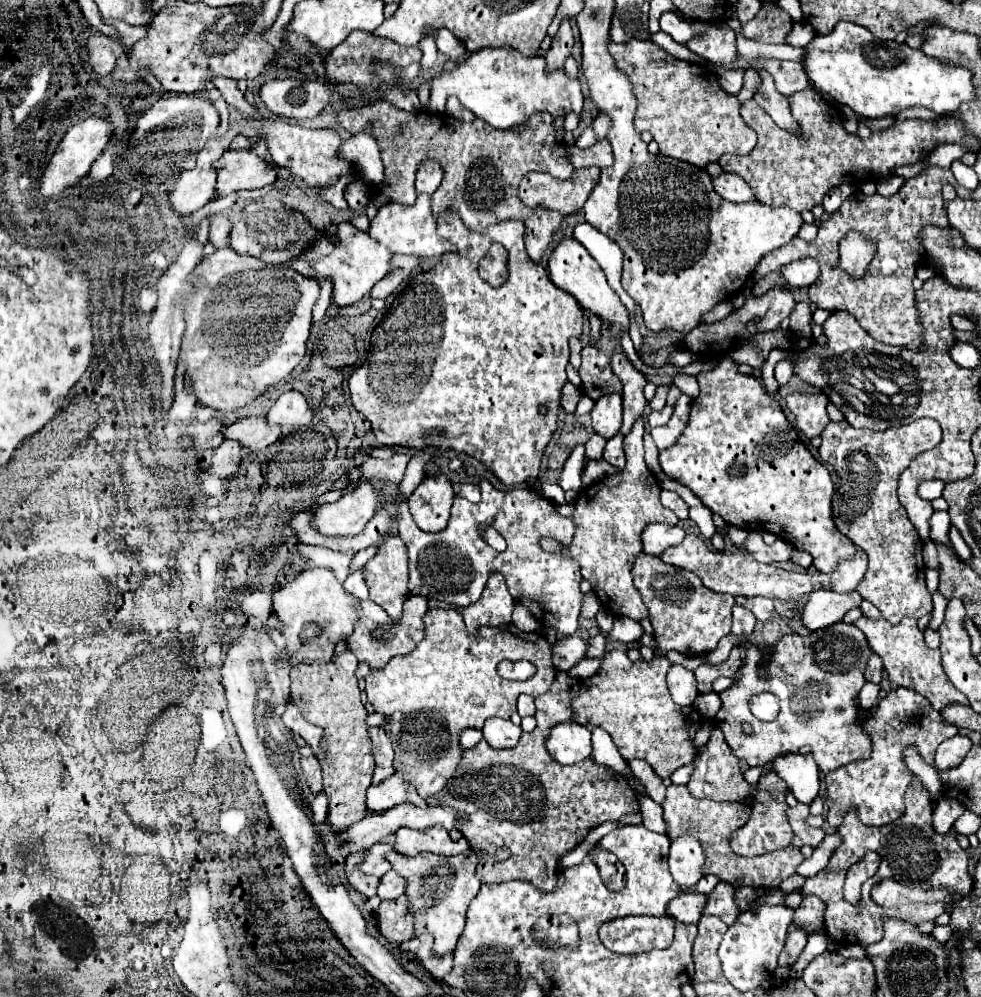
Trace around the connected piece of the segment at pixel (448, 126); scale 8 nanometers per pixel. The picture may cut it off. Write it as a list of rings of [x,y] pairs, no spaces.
[[[376,102],[372,106],[338,110],[336,122],[350,134],[362,132],[366,122],[374,122],[374,134],[384,162],[384,180],[376,186],[374,200],[410,204],[416,200],[414,176],[424,160],[436,160],[442,166],[444,178],[432,196],[432,214],[446,210],[456,212],[474,232],[484,232],[496,220],[520,220],[526,226],[526,250],[530,258],[540,264],[542,254],[552,242],[556,228],[562,222],[560,212],[544,210],[542,206],[528,208],[518,198],[518,184],[528,172],[546,172],[554,178],[570,178],[574,166],[568,162],[566,146],[556,138],[552,114],[532,114],[520,130],[496,130],[484,120],[460,122],[448,114],[404,112],[390,102]]]

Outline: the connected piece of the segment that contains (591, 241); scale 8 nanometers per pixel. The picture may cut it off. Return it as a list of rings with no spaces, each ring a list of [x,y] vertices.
[[[578,224],[574,228],[574,238],[590,252],[590,256],[600,264],[600,268],[604,270],[610,288],[618,294],[618,298],[622,300],[622,304],[626,306],[628,314],[630,314],[630,338],[634,342],[636,348],[642,346],[642,334],[640,334],[640,322],[638,322],[638,308],[636,302],[626,294],[626,290],[620,284],[620,274],[622,274],[622,250],[616,242],[612,242],[608,236],[600,234],[594,226]]]

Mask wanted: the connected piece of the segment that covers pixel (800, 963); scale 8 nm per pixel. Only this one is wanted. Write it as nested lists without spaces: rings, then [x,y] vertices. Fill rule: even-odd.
[[[820,932],[812,934],[812,936],[808,938],[808,944],[806,944],[806,948],[802,950],[800,958],[796,960],[796,964],[790,966],[790,978],[800,978],[802,970],[808,966],[808,962],[810,962],[812,958],[816,958],[820,952],[826,950],[826,944],[828,944],[828,938],[826,938],[824,934],[820,934]]]

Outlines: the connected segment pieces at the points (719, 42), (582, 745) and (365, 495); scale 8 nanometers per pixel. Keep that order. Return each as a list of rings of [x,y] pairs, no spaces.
[[[724,22],[712,24],[704,38],[688,42],[686,48],[712,64],[734,64],[739,59],[735,32]]]
[[[574,722],[556,724],[546,738],[546,750],[560,764],[576,764],[592,752],[590,730]]]
[[[372,484],[360,486],[354,494],[346,494],[334,504],[318,506],[314,510],[312,528],[322,536],[356,536],[374,516],[382,498],[384,492],[380,488]]]

